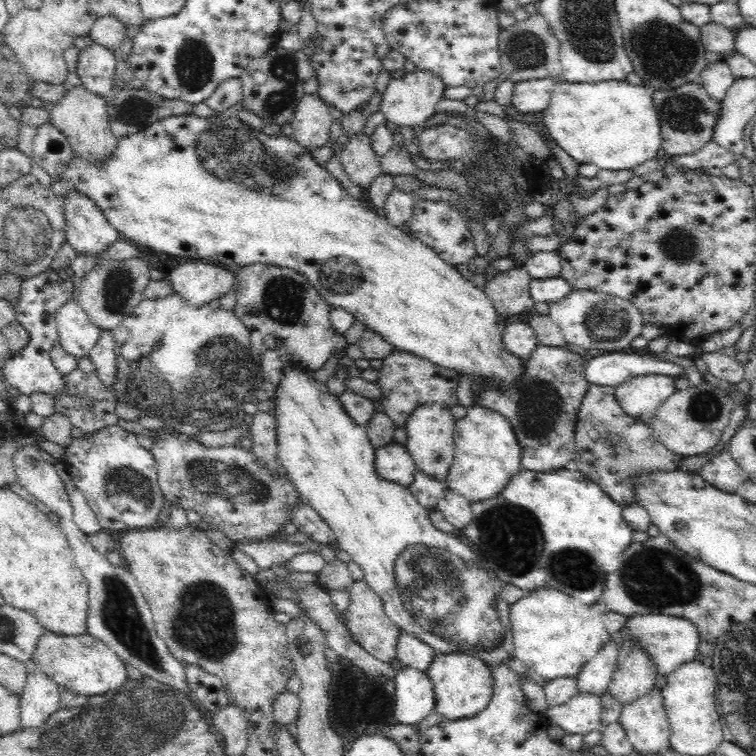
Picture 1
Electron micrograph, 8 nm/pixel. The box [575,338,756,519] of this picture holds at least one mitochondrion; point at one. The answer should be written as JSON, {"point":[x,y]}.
{"point":[705,407]}

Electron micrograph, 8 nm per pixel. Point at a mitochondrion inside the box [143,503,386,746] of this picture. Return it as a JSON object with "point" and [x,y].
{"point":[205,624]}

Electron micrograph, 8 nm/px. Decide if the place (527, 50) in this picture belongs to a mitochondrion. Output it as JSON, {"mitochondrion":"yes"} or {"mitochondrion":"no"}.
{"mitochondrion":"yes"}

